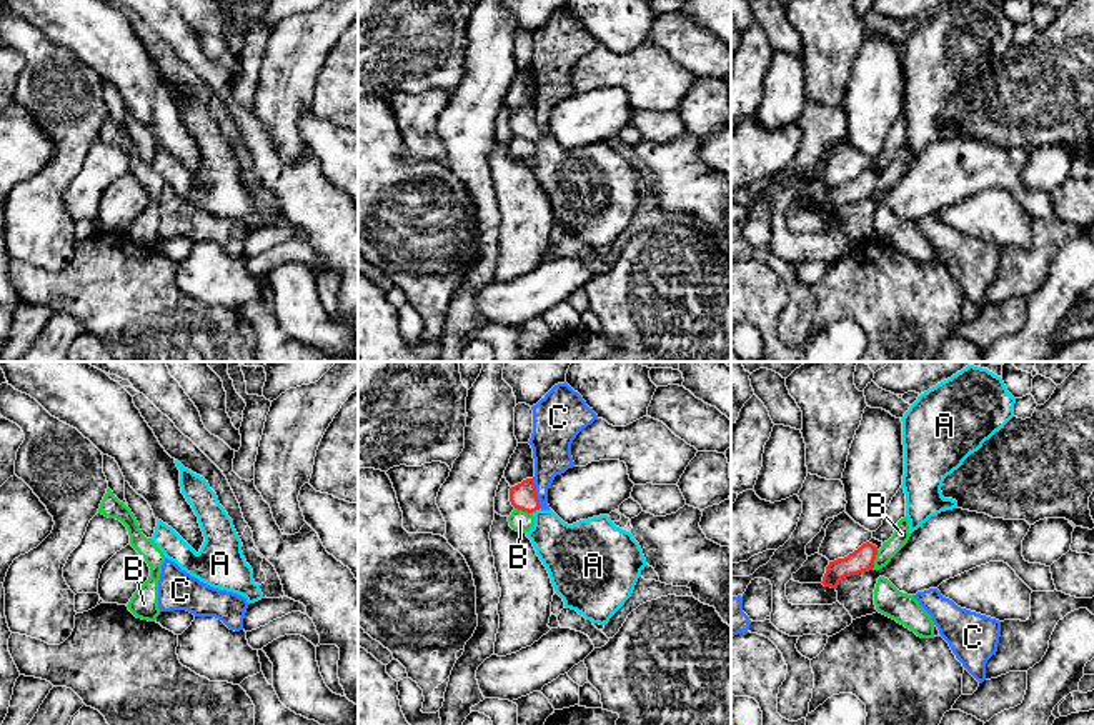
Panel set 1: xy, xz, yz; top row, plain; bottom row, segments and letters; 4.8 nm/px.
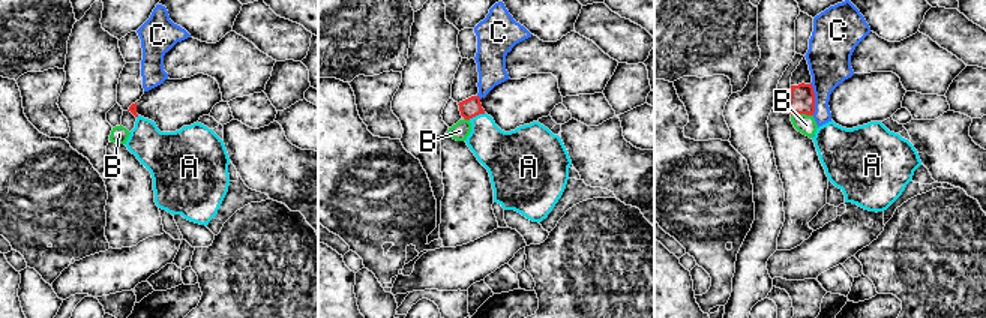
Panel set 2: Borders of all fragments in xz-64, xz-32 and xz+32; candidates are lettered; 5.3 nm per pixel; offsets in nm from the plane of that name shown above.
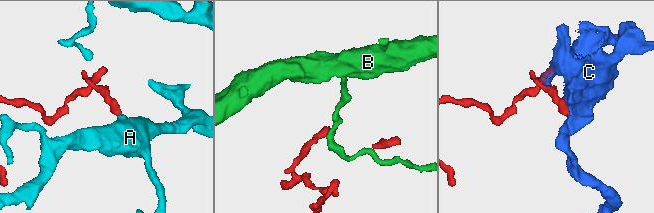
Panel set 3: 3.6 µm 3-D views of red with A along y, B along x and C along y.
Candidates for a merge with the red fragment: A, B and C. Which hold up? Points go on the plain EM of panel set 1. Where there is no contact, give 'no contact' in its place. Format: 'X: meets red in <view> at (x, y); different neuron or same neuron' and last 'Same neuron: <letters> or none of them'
A: meets red in xz at (535, 137); same neuron
B: meets red in yz at (873, 187); different neuron
C: meets red in xz at (535, 119); different neuron
Same neuron: A

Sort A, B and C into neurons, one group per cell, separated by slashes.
A / B / C

